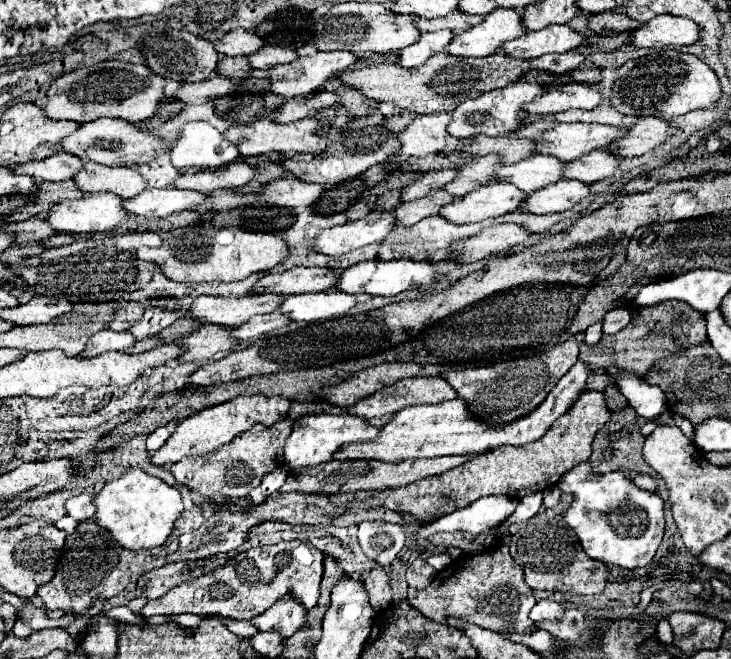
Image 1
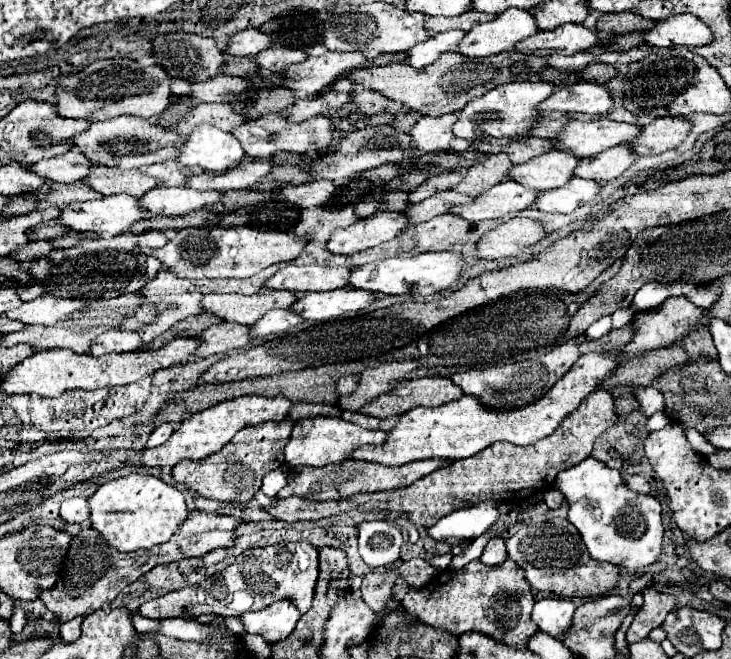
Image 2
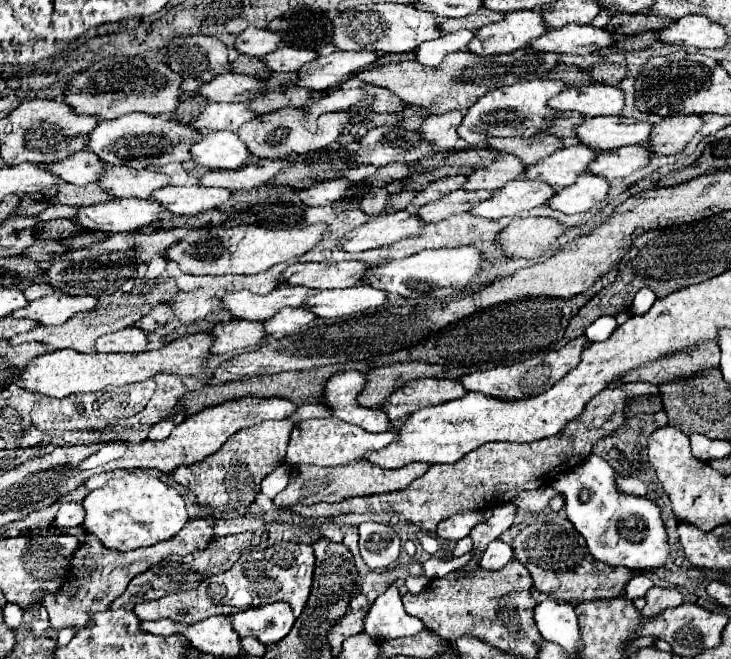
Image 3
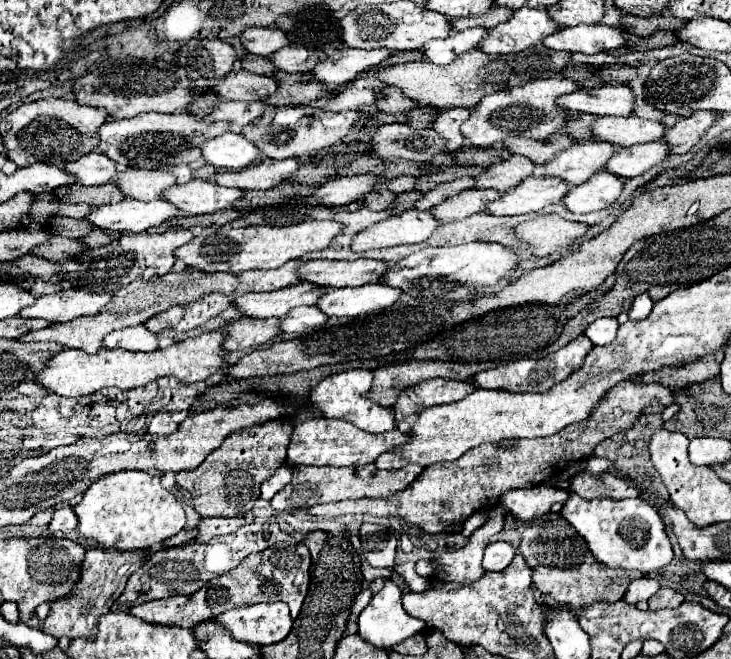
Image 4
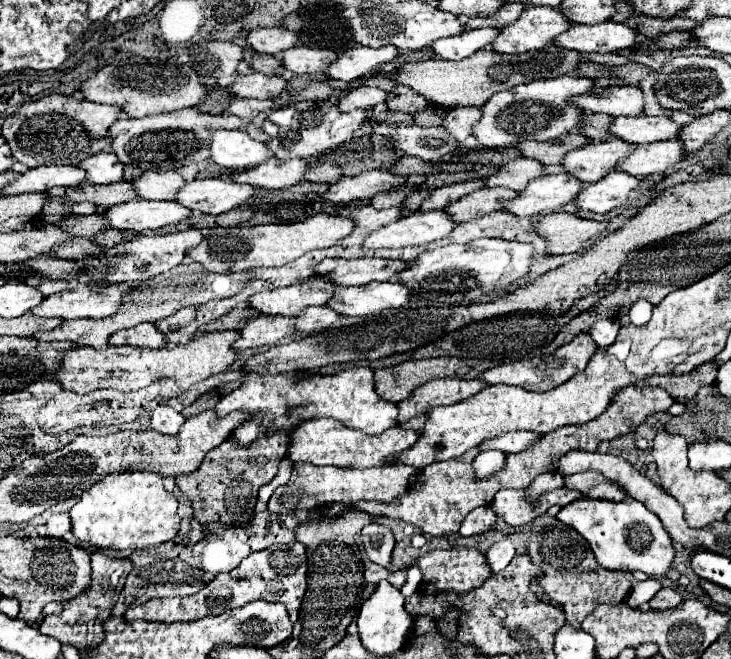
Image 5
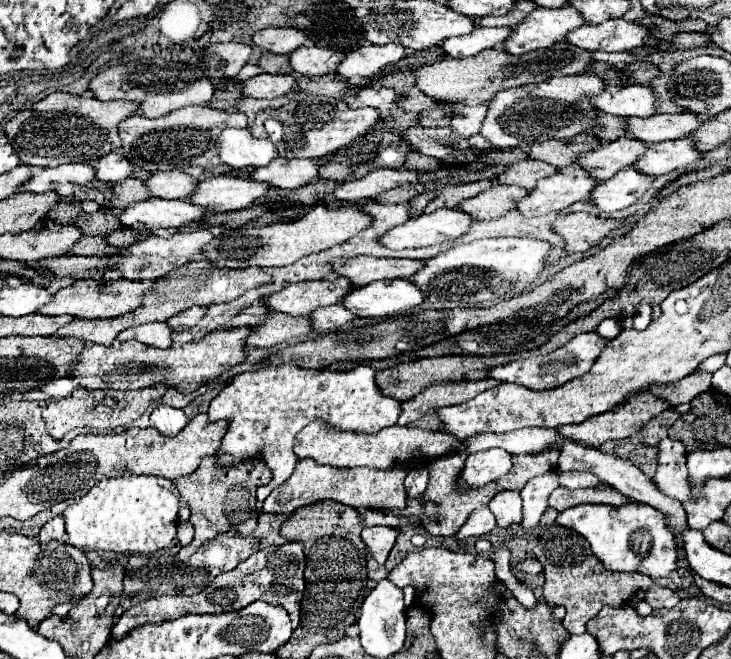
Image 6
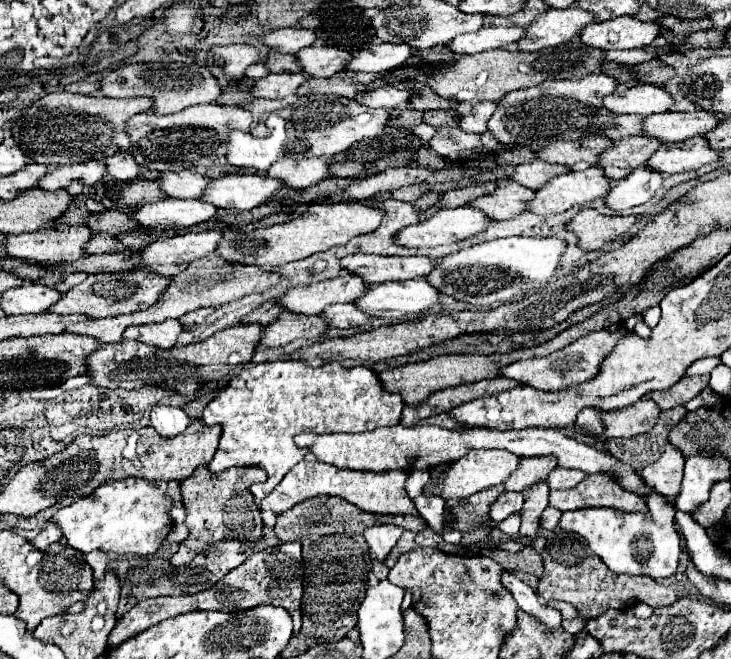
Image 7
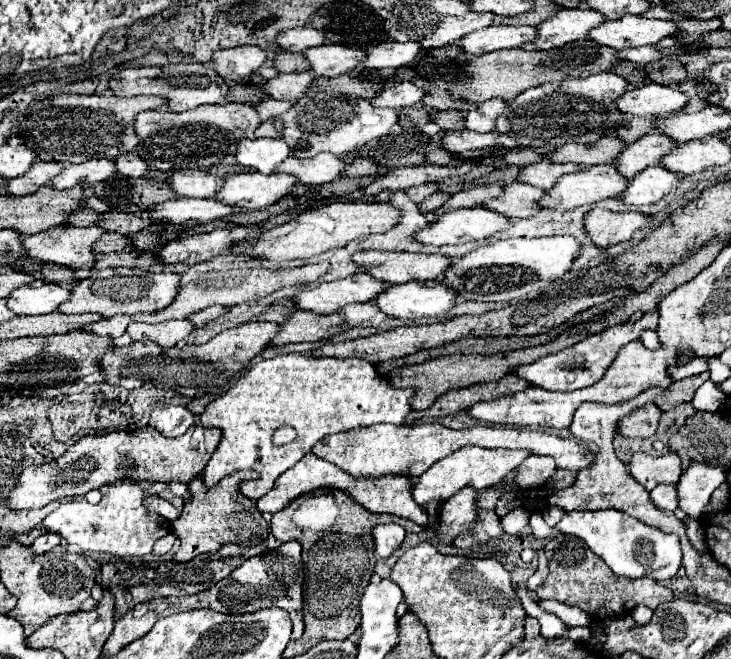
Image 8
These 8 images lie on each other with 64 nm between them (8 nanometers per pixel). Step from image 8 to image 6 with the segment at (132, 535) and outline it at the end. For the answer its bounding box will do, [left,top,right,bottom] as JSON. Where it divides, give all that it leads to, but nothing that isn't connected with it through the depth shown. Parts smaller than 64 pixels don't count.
[60,476,178,554]

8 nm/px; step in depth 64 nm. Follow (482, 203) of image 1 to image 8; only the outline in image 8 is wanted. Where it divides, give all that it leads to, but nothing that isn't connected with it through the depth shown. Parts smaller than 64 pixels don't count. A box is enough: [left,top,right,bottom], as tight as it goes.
[540,164,628,210]

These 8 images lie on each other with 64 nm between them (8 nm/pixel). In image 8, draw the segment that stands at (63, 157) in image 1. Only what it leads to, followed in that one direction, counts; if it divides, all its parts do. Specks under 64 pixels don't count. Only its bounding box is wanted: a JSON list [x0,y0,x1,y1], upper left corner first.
[116,152,150,178]

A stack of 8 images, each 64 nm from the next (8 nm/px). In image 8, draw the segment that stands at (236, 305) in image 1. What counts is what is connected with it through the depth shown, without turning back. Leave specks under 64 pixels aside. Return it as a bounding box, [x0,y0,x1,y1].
[294,272,384,314]

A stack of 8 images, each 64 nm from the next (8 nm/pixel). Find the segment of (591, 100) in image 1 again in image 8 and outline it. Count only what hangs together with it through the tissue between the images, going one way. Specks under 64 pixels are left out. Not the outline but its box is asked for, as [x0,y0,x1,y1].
[616,84,688,116]

